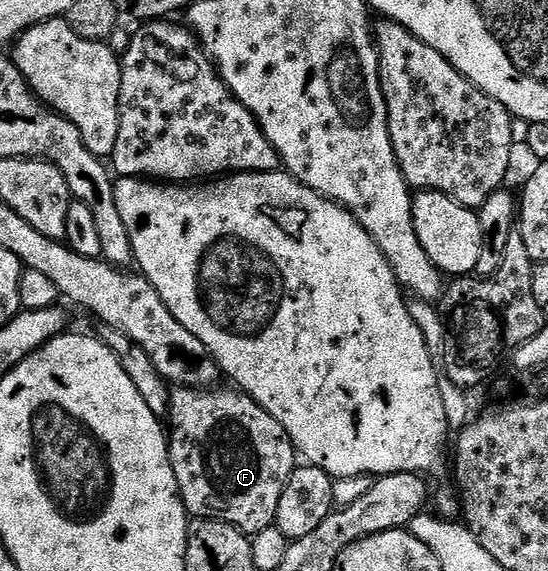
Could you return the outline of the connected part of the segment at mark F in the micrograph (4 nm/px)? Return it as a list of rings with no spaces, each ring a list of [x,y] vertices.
[[[178,387],[171,392],[168,414],[170,462],[187,514],[198,519],[227,521],[243,533],[253,535],[277,522],[280,495],[284,495],[284,487],[296,467],[296,450],[284,427],[280,427],[260,403],[237,388],[229,388],[207,391]]]

